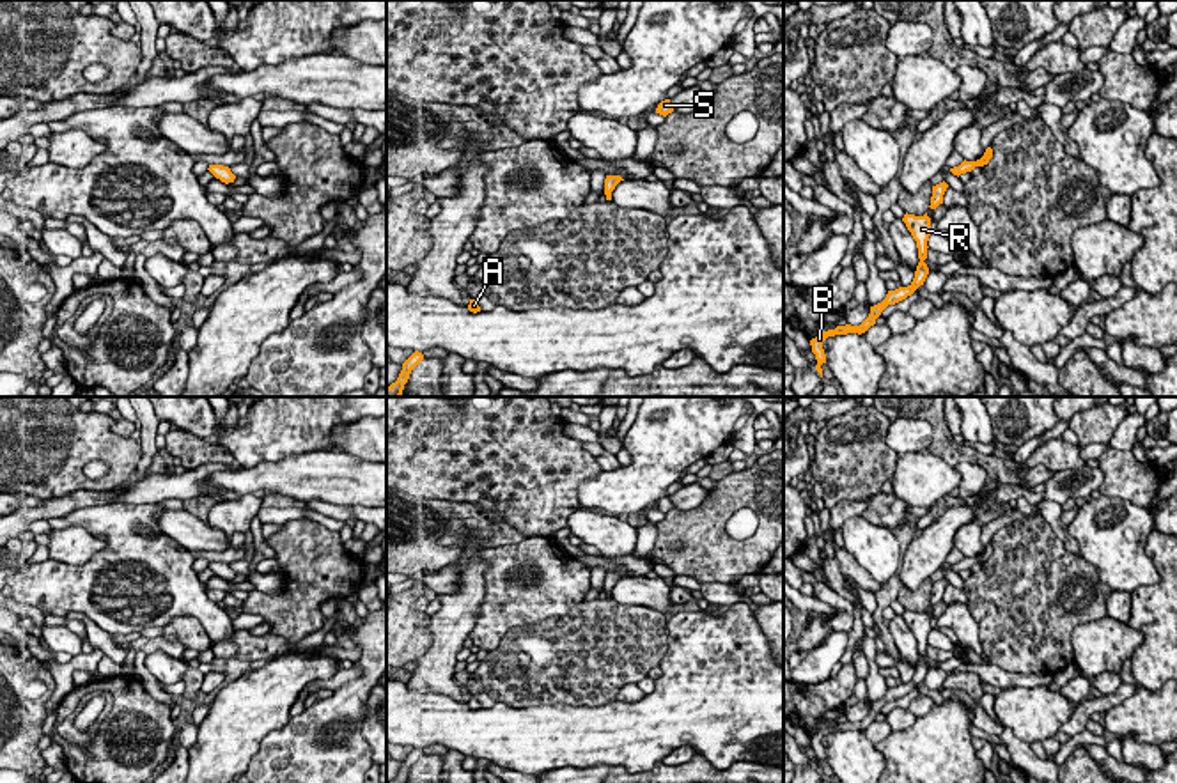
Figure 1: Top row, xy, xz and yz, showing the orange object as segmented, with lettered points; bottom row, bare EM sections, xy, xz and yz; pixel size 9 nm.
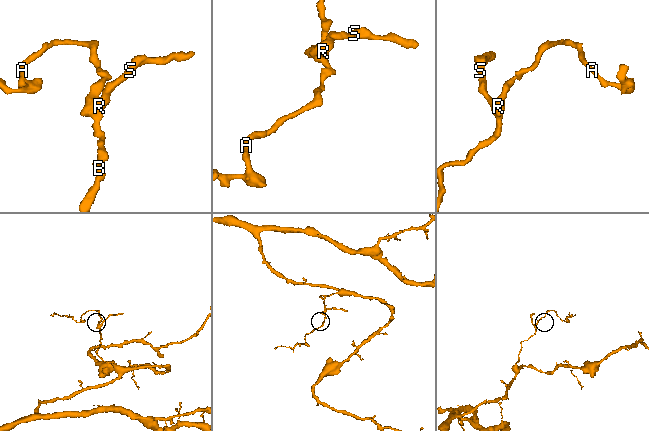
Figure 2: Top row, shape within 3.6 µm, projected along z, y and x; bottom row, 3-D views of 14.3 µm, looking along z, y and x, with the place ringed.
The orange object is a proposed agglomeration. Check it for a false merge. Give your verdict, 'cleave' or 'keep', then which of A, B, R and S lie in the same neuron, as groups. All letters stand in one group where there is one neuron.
keep; groups A B R S

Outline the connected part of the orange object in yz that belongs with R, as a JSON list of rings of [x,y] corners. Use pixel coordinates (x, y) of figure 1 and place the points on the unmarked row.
[[[927,609],[924,613],[915,613],[915,611],[904,611],[902,618],[906,620],[908,627],[911,629],[913,636],[916,638],[916,645],[918,645],[918,663],[915,668],[915,675],[908,684],[899,684],[895,687],[888,687],[886,694],[870,703],[870,710],[869,714],[860,721],[860,723],[837,723],[835,726],[828,726],[819,730],[815,735],[810,737],[812,742],[812,749],[815,751],[817,762],[815,767],[821,771],[822,774],[822,765],[821,762],[826,760],[826,751],[822,746],[822,739],[828,733],[835,733],[835,732],[847,732],[847,730],[865,730],[870,723],[876,721],[876,716],[881,712],[881,709],[888,703],[888,702],[895,702],[902,696],[906,696],[908,693],[911,693],[920,682],[924,682],[927,671],[929,671],[929,664],[924,659],[927,655],[927,638],[929,632],[932,631],[931,627],[931,615],[927,613]]]

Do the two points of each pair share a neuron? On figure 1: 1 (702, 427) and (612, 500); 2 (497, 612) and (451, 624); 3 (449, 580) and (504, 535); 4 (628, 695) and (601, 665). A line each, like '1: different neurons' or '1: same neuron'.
1: same neuron
2: different neurons
3: different neurons
4: different neurons

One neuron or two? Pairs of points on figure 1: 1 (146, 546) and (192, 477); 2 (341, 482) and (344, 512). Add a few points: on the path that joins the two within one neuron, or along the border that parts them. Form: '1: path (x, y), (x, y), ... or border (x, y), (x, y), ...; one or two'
1: border (117, 500), (158, 503); two
2: border (305, 503), (325, 500), (367, 507); two

